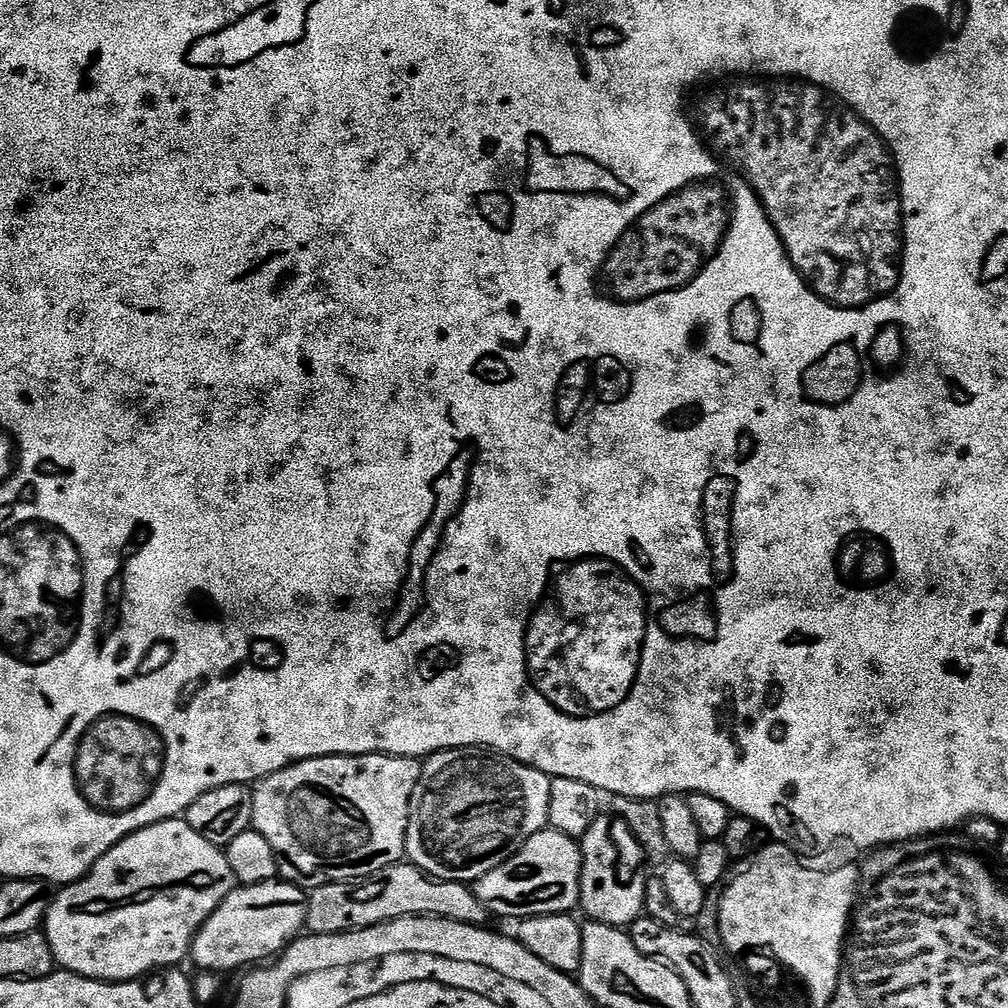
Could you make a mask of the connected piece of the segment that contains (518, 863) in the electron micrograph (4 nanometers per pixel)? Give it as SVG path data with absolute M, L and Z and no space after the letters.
M545 830L536 832L533 836L523 841L511 854L505 856L504 860L494 866L482 878L478 878L471 885L472 892L478 898L478 902L489 913L496 916L545 916L546 914L568 914L580 903L580 875L582 874L582 854L579 843L573 837Z

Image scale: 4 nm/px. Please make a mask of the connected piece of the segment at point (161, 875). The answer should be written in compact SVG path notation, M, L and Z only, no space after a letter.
M177 818L174 820L163 820L157 824L151 824L149 828L139 828L137 832L132 832L125 840L120 840L102 858L98 858L96 865L88 871L87 876L59 889L60 892L51 897L48 914L44 917L42 931L48 937L50 950L54 954L57 965L63 971L73 972L76 976L85 976L91 980L107 980L109 982L119 982L122 980L138 980L157 970L167 970L183 965L183 960L189 959L192 951L192 943L198 934L198 930L218 910L218 906L228 896L234 887L234 877L230 870L230 862L227 855L217 845L206 842L202 834L198 834L188 825L187 819Z

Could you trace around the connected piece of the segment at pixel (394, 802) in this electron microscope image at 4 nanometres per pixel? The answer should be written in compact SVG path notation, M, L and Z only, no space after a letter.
M319 756L313 760L300 760L288 768L278 770L274 774L255 781L252 788L252 822L251 827L276 851L276 871L279 879L290 884L298 884L305 890L311 890L323 884L333 884L343 880L357 880L360 876L373 876L391 864L399 864L405 859L404 842L408 829L408 811L416 783L420 777L422 764L411 756Z

